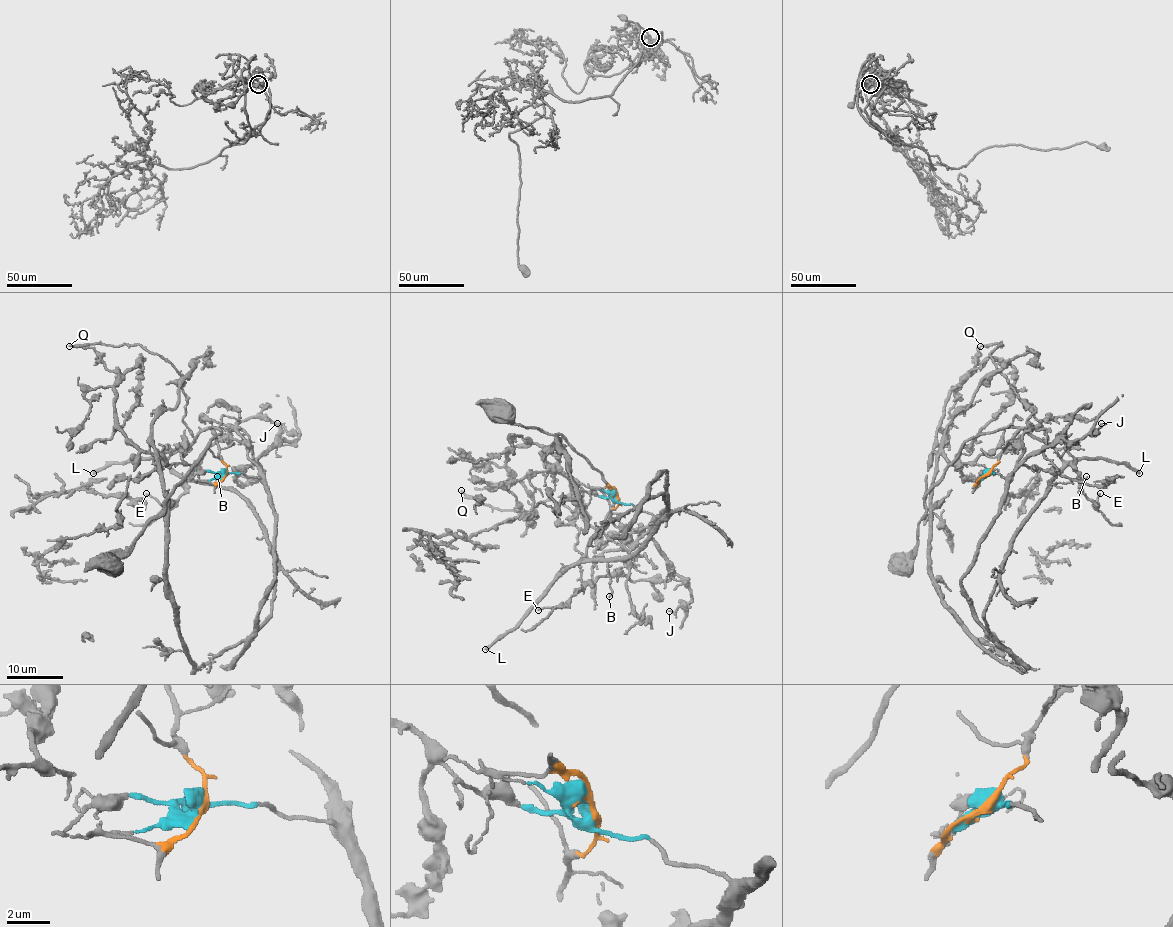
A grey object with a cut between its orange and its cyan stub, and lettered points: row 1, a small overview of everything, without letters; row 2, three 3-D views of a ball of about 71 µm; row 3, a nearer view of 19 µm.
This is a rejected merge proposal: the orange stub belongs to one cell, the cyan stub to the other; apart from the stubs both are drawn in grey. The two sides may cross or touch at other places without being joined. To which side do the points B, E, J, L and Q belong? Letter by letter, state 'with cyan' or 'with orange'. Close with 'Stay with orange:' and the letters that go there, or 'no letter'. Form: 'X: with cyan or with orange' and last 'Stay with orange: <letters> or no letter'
B: with orange
E: with cyan
J: with cyan
L: with orange
Q: with orange
Stay with orange: B, L, Q

